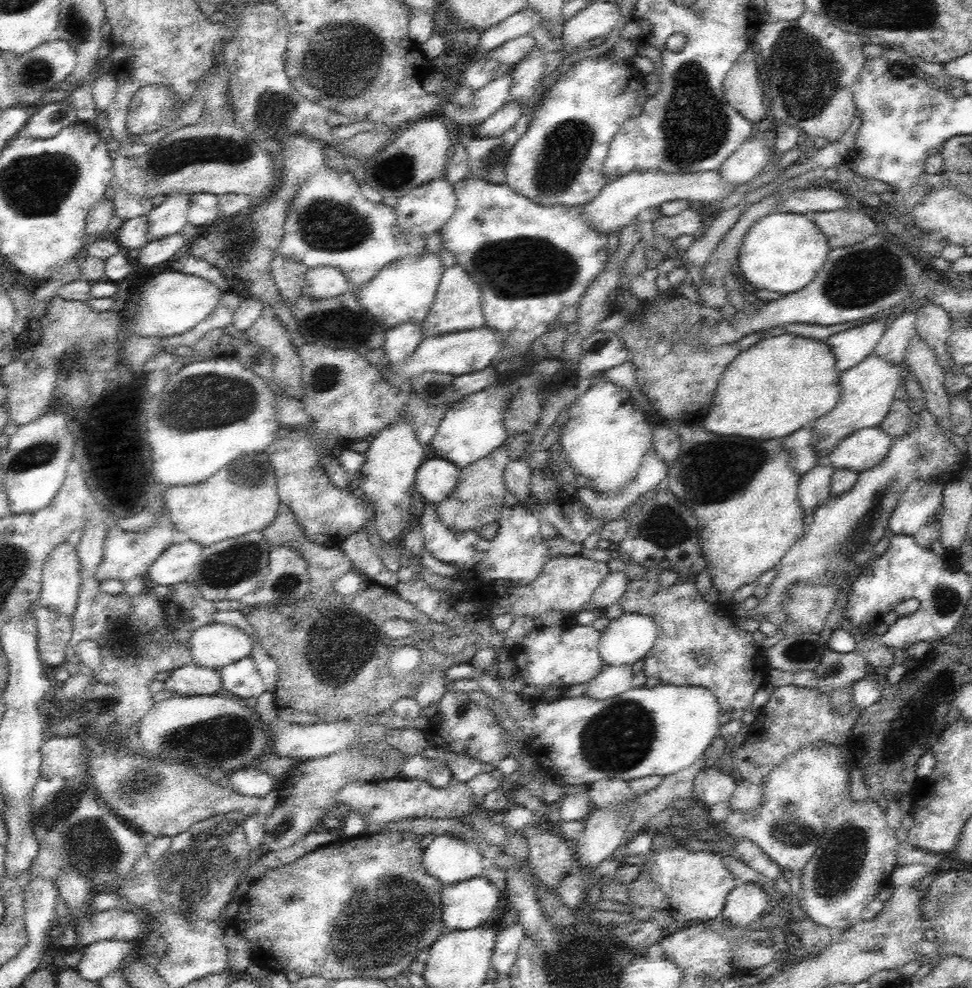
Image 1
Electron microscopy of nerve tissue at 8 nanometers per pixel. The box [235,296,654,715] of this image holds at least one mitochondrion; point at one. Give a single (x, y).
(338, 645)

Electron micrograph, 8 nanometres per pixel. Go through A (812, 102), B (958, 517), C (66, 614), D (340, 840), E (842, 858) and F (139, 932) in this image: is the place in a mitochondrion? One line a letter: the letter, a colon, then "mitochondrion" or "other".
A: mitochondrion
B: other
C: other
D: other
E: mitochondrion
F: other

